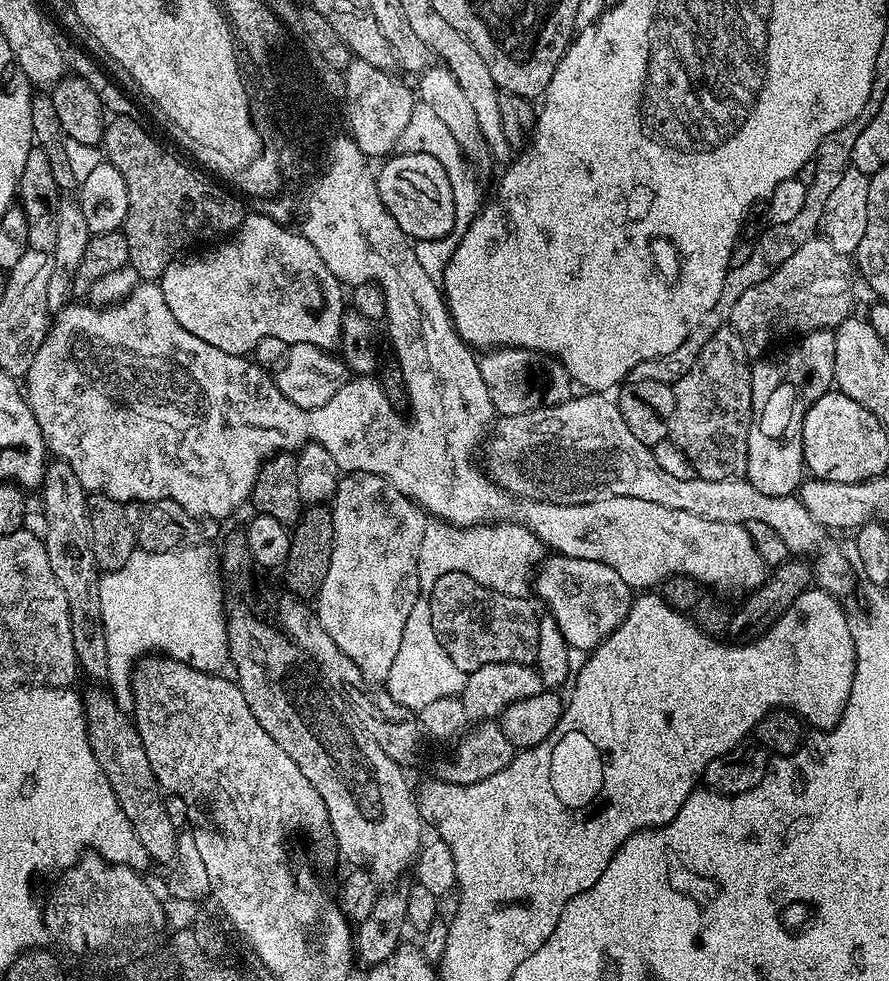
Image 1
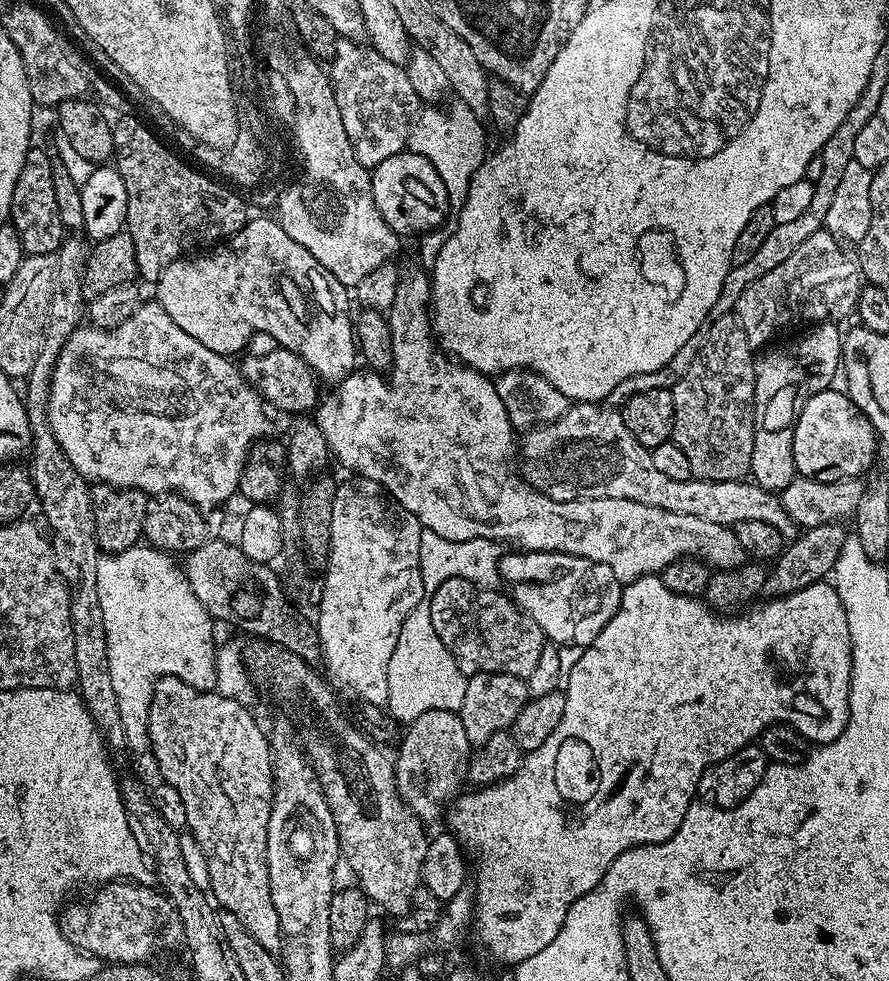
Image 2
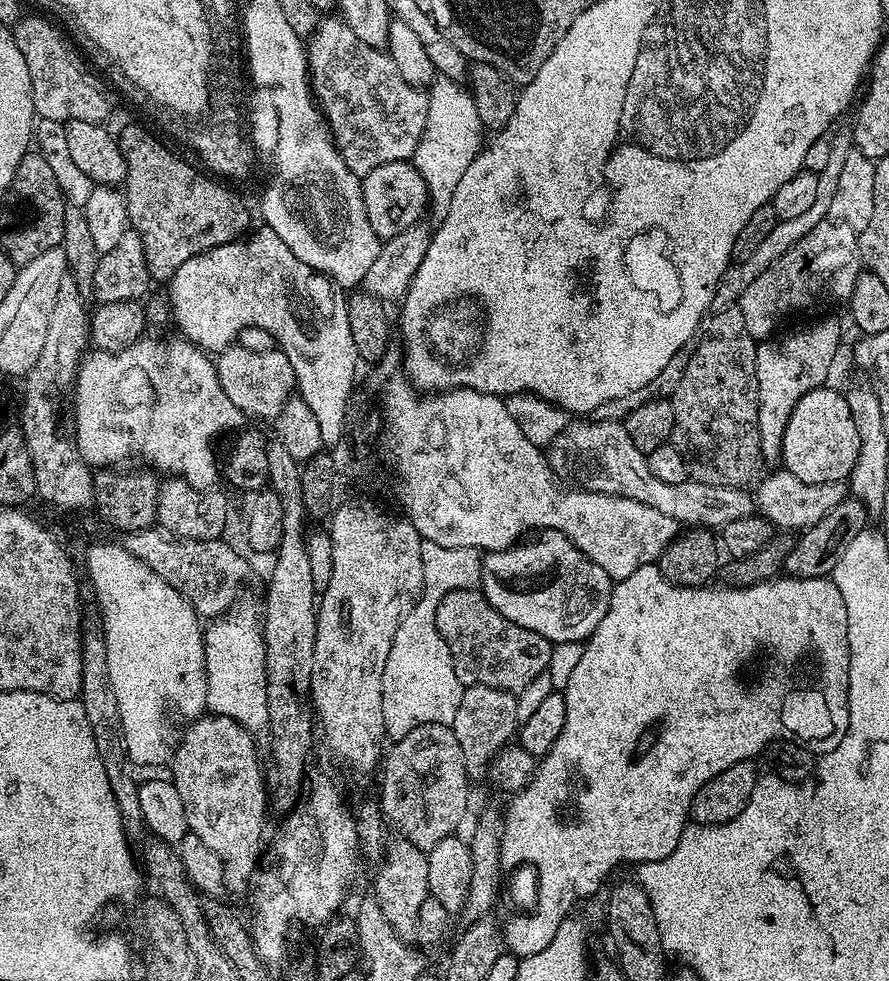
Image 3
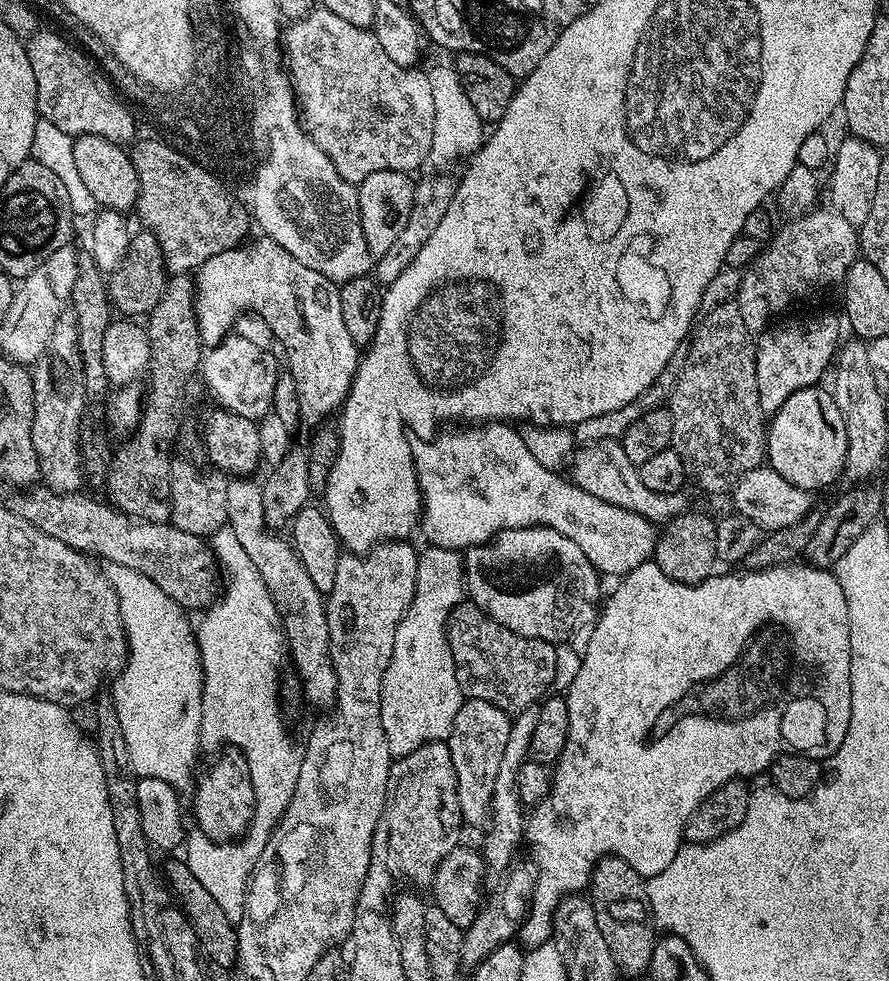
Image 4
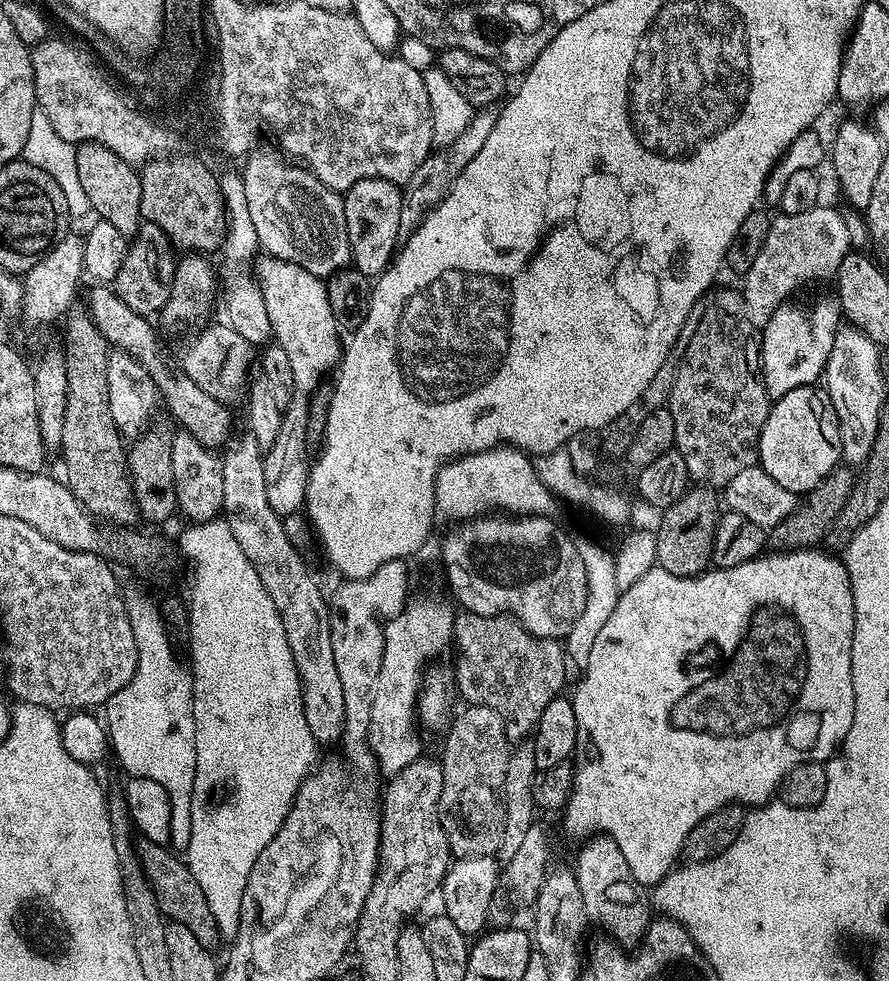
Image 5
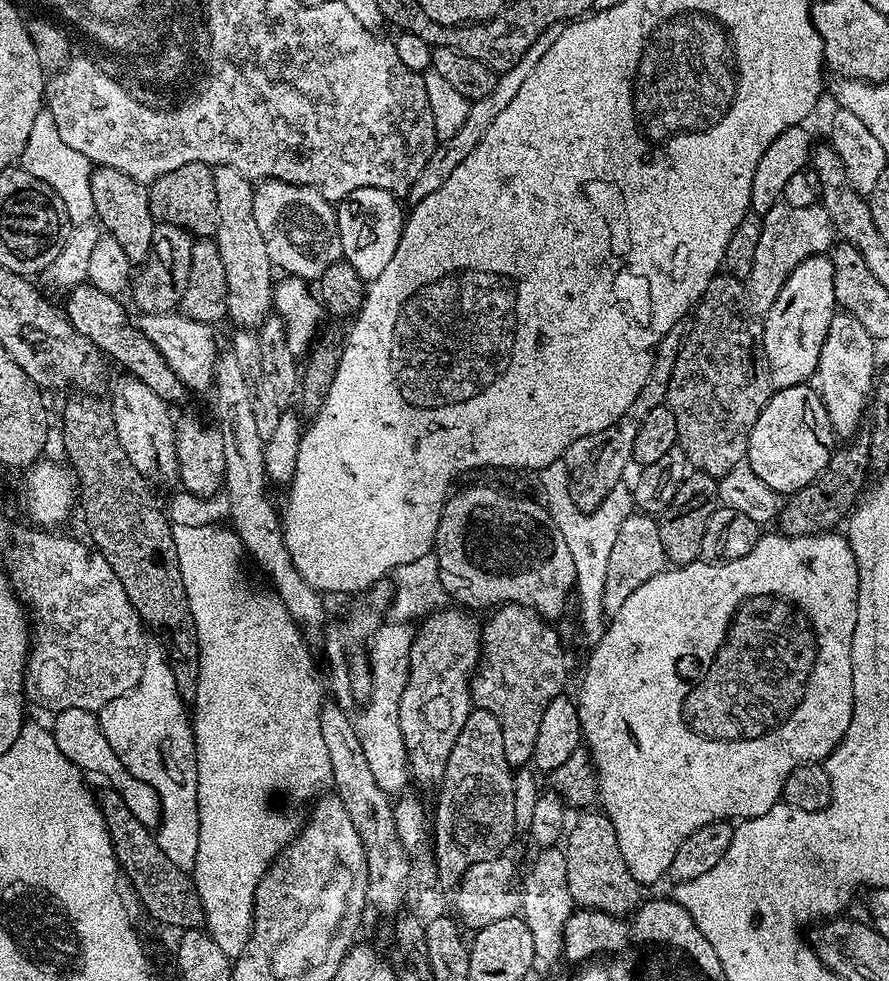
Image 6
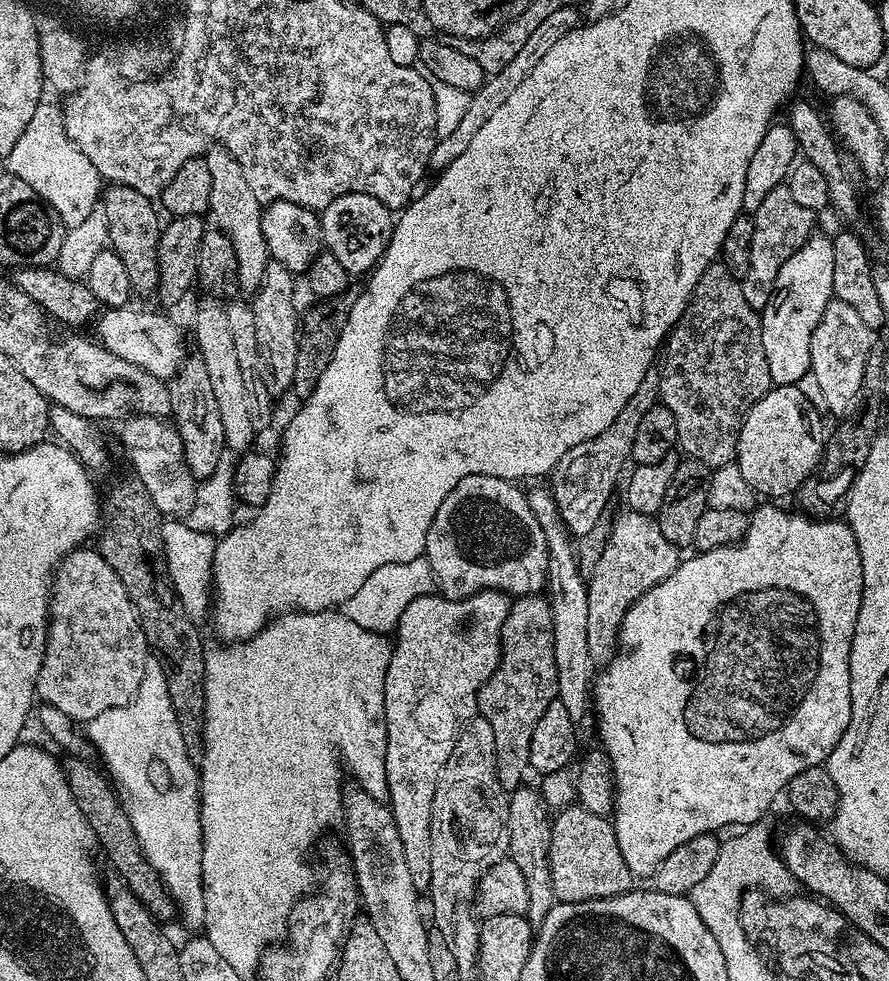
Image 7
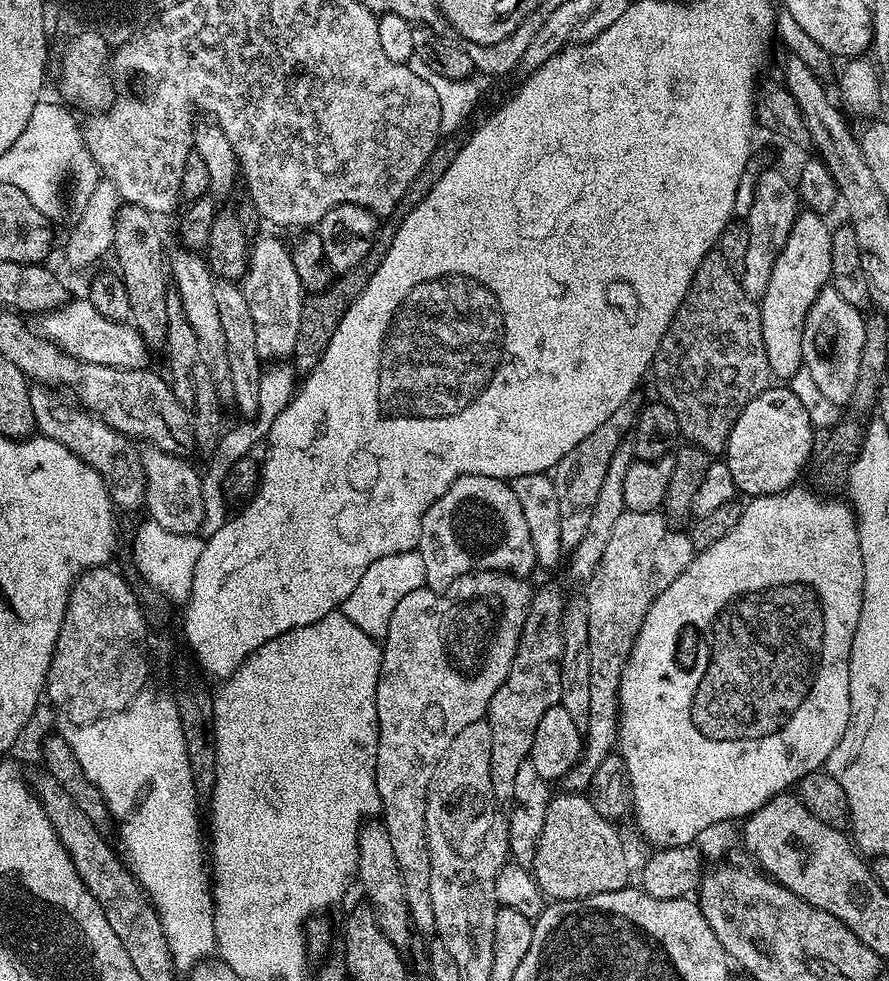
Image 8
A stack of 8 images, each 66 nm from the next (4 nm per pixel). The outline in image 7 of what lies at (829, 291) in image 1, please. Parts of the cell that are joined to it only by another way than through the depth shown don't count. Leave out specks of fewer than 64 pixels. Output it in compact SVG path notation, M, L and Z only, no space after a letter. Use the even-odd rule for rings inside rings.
M779 186L766 195L758 210L751 213L754 222L754 242L750 242L750 270L740 280L742 294L746 294L746 302L758 310L764 309L770 302L778 283L778 270L782 264L801 248L817 231L817 213L806 210L806 206L798 206L794 198L790 198L787 186Z

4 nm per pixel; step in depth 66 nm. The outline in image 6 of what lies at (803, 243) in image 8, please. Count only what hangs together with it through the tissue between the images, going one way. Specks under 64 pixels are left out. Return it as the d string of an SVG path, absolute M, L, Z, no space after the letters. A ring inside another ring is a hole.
M831 255L811 256L800 262L798 266L794 266L790 278L786 278L782 290L778 290L778 298L774 298L774 306L770 306L770 310L762 316L764 363L768 366L773 389L808 384L815 377L818 358L822 354L822 342L826 342L826 330L830 330L830 322L837 312Z

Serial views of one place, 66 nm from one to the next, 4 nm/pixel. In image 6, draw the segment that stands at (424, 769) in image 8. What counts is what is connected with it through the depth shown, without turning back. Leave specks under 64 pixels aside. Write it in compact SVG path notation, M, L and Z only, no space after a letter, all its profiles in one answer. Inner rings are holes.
M445 606L419 621L412 637L408 677L400 695L398 722L408 755L408 771L413 781L435 785L444 776L450 750L458 742L462 725L471 714L470 674L480 662L481 621L460 606Z

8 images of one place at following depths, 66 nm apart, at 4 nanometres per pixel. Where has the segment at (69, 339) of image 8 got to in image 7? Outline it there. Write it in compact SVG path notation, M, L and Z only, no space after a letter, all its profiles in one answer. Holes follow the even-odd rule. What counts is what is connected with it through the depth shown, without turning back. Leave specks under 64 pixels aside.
M132 307L109 308L99 313L95 321L99 343L106 350L118 354L118 358L134 362L134 366L154 374L159 380L171 381L186 359L183 330L174 321L167 320L163 311L143 312Z

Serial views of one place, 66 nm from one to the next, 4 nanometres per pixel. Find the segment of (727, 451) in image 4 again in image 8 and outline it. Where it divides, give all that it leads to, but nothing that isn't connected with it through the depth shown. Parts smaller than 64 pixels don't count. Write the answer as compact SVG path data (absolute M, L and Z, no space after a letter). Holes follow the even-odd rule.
M713 250L706 254L706 258L702 258L702 266L698 266L698 270L692 279L690 290L686 294L686 298L682 298L682 306L678 306L678 310L674 314L674 318L670 322L670 326L666 330L666 334L660 343L660 349L656 351L656 356L652 359L651 371L656 372L656 388L660 391L659 399L663 403L670 406L670 410L674 410L674 415L678 417L678 426L685 441L691 442L695 447L704 449L709 454L720 454L725 451L728 435L734 426L734 422L738 418L738 414L742 414L742 410L750 403L751 400L770 384L770 373L768 370L768 359L766 358L766 346L762 338L762 318L760 317L760 305L755 300L751 300L746 294L746 290L742 290L740 285L740 277L734 271L731 264L727 264L722 258L719 250Z

